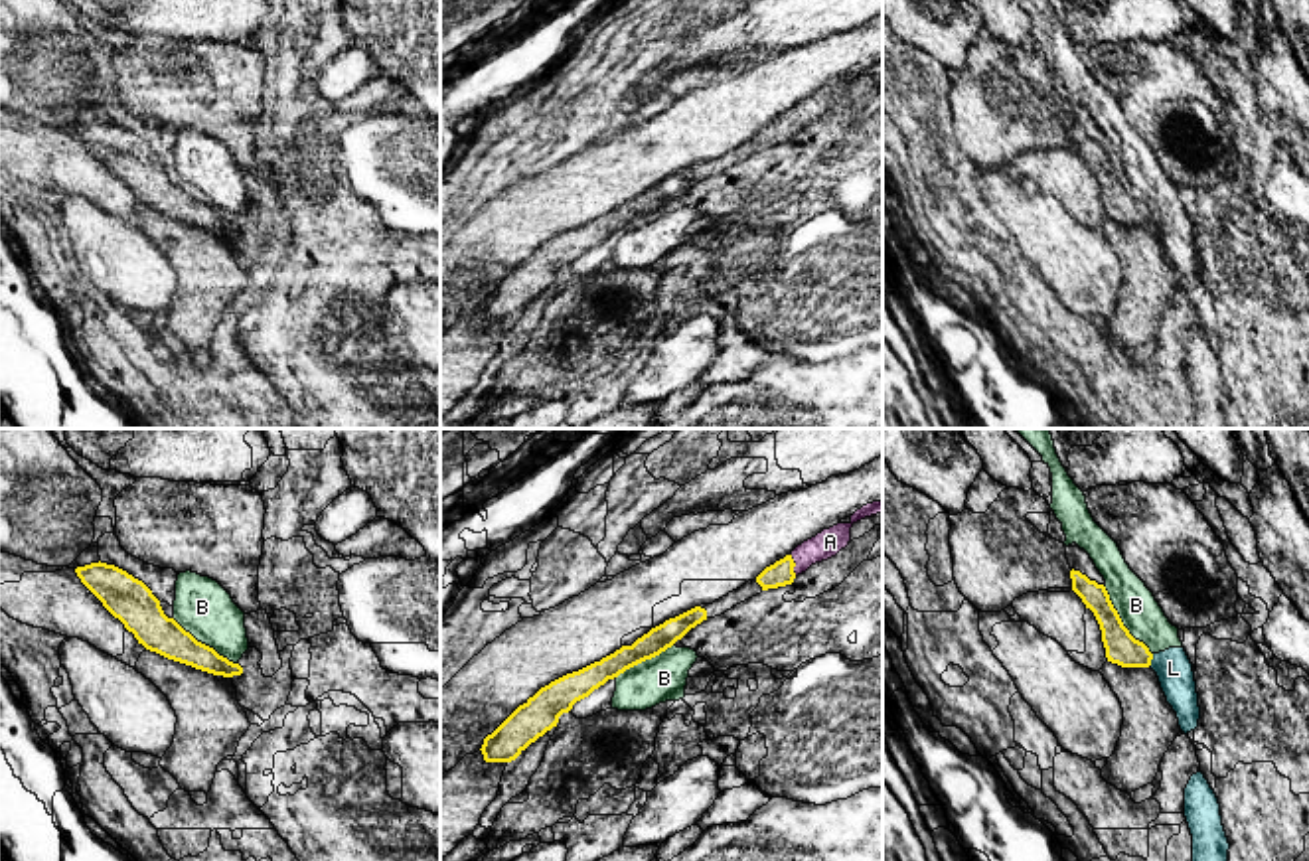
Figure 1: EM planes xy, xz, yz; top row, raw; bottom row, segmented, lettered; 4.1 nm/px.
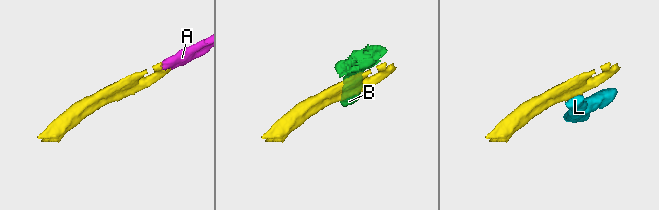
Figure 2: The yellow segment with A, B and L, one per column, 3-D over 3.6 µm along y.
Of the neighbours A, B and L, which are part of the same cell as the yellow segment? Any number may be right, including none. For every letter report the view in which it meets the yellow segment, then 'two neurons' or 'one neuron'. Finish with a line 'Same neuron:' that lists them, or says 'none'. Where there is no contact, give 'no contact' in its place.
A: meets yellow in xz; one neuron
B: meets yellow in yz; two neurons
L: meets yellow in yz; two neurons
Same neuron: A

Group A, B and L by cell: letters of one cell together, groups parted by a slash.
A / B L

